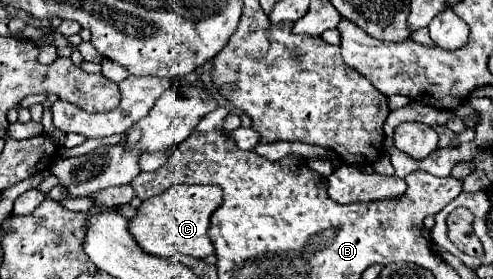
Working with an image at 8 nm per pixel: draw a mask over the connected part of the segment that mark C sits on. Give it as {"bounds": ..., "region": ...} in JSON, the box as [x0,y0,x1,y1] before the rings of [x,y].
{"bounds":[130,184,222,258],"region":[[[178,184],[142,202],[138,216],[130,222],[130,232],[148,254],[172,258],[174,254],[188,254],[194,258],[206,258],[214,254],[214,244],[208,238],[210,216],[222,204],[220,186],[186,186]]]}

